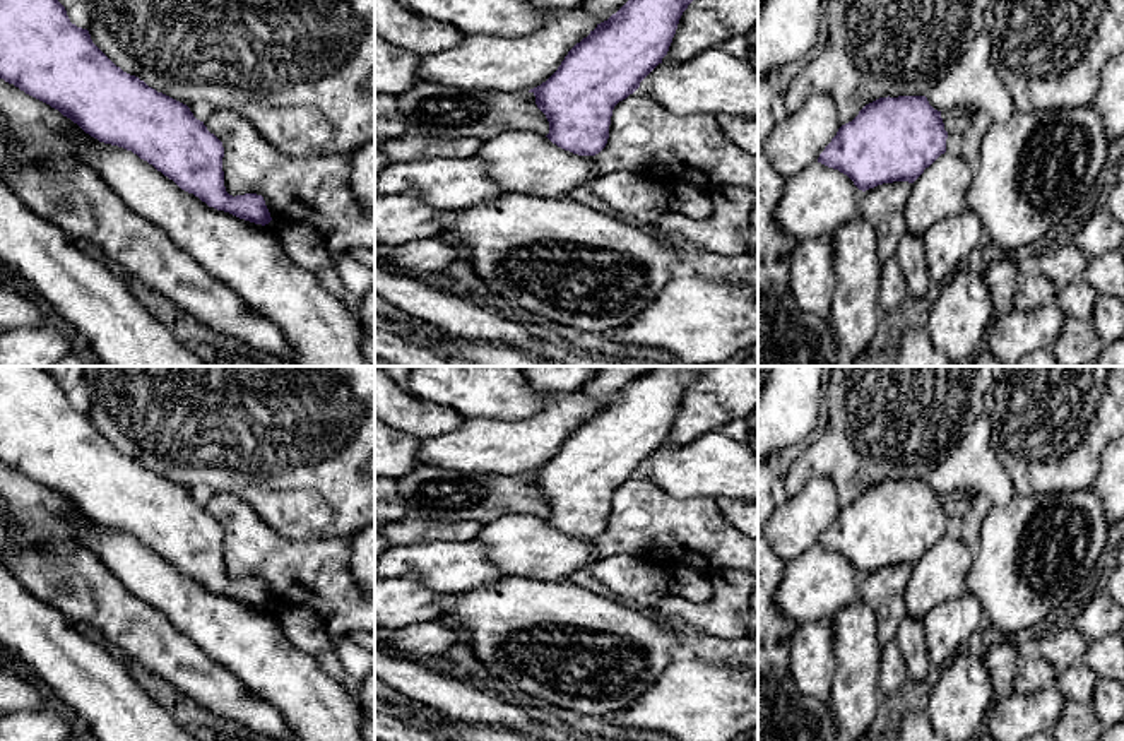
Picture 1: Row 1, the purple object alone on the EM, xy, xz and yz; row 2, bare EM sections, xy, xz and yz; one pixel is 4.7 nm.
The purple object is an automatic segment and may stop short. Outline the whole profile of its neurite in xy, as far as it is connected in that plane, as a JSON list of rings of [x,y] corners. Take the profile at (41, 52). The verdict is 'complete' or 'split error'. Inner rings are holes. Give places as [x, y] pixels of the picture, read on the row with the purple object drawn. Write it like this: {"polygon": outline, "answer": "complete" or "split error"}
{"polygon": [[[0,0],[0,79],[58,110],[99,142],[132,151],[209,207],[262,226],[272,221],[262,195],[245,193],[233,197],[226,192],[222,171],[224,147],[207,130],[204,122],[197,120],[186,104],[157,92],[139,77],[116,67],[92,43],[87,29],[70,22],[65,7],[58,0]]], "answer": "complete"}

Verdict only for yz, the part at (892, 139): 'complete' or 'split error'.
complete

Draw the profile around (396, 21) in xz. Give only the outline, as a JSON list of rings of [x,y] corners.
[[[375,0],[375,36],[421,56],[447,51],[465,38],[452,24],[417,15],[402,0]]]

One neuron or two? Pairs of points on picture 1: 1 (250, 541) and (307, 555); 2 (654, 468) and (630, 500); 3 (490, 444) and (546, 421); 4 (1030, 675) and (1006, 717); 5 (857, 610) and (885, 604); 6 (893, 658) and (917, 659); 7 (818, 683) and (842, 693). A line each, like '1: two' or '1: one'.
1: one
2: two
3: one
4: one
5: two
6: two
7: two

